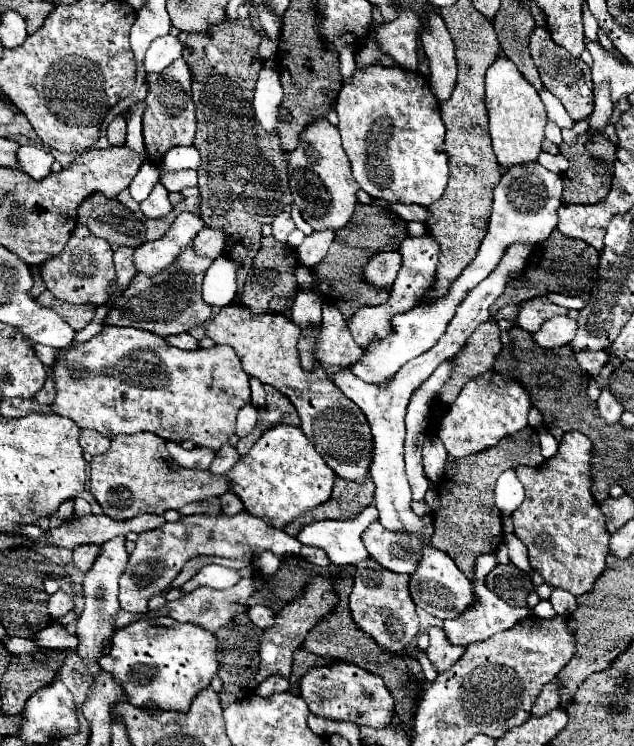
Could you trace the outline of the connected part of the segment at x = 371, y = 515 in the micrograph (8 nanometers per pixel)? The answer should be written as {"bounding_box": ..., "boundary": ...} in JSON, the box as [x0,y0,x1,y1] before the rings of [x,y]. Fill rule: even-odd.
{"bounding_box":[296,504,379,568],"boundary":[[[372,504],[354,520],[322,520],[308,524],[296,538],[306,546],[324,548],[330,562],[338,568],[354,566],[368,558],[368,550],[362,544],[362,532],[378,518],[379,512]]]}

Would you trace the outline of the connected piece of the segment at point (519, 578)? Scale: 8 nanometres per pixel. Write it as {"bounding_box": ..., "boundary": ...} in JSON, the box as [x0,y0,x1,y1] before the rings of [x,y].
{"bounding_box":[486,564,534,606],"boundary":[[[514,564],[494,566],[486,576],[486,586],[510,606],[526,606],[526,598],[534,590],[530,574],[518,570]]]}

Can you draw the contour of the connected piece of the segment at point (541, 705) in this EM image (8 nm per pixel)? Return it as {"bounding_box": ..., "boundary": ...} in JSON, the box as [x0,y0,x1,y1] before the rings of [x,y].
{"bounding_box":[532,678,562,716],"boundary":[[[554,678],[554,682],[548,682],[542,692],[538,694],[534,706],[532,706],[532,714],[534,716],[542,716],[554,708],[560,706],[560,686],[562,682],[558,678]]]}

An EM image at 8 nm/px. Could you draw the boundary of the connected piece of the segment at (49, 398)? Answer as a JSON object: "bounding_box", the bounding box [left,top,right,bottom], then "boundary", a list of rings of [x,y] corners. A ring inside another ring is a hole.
{"bounding_box":[34,370,56,406],"boundary":[[[48,370],[48,380],[44,384],[44,388],[34,396],[40,404],[44,406],[50,406],[54,402],[54,396],[56,396],[56,390],[54,390],[54,382],[52,382],[52,376],[50,376],[50,370]]]}

